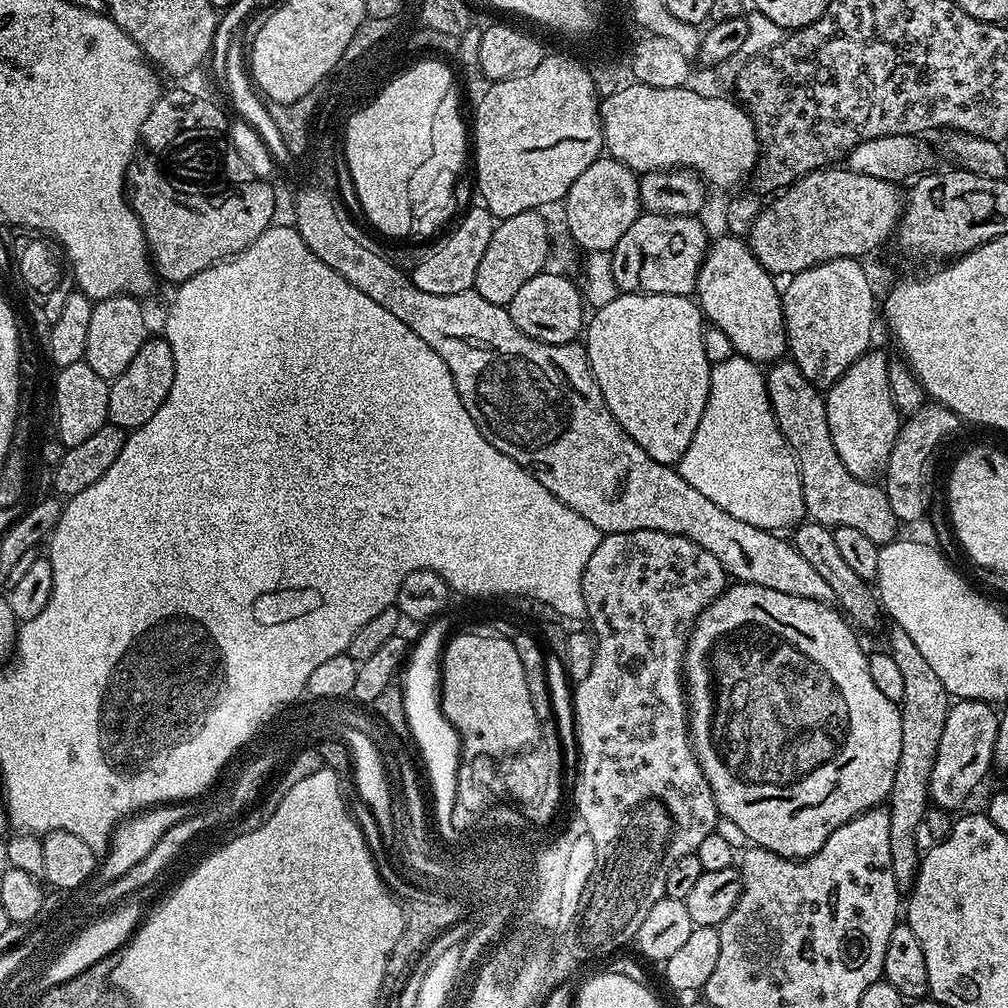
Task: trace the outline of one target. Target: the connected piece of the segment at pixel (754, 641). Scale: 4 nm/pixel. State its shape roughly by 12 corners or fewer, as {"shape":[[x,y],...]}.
{"shape":[[729,583],[684,649],[716,811],[804,860],[902,720],[831,603]]}

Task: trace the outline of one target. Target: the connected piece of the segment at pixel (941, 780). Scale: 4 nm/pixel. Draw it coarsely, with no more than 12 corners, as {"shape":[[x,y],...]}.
{"shape":[[987,699],[949,707],[930,770],[933,805],[960,808],[993,767]]}

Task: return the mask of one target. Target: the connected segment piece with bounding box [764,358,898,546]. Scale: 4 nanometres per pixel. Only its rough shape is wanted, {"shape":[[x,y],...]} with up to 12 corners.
{"shape":[[790,358],[764,381],[798,462],[807,519],[893,543],[879,483],[854,478],[821,389]]}

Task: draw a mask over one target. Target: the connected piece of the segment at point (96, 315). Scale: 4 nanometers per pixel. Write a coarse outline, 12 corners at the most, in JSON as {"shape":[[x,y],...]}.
{"shape":[[143,303],[92,305],[83,363],[115,380],[149,332]]}

